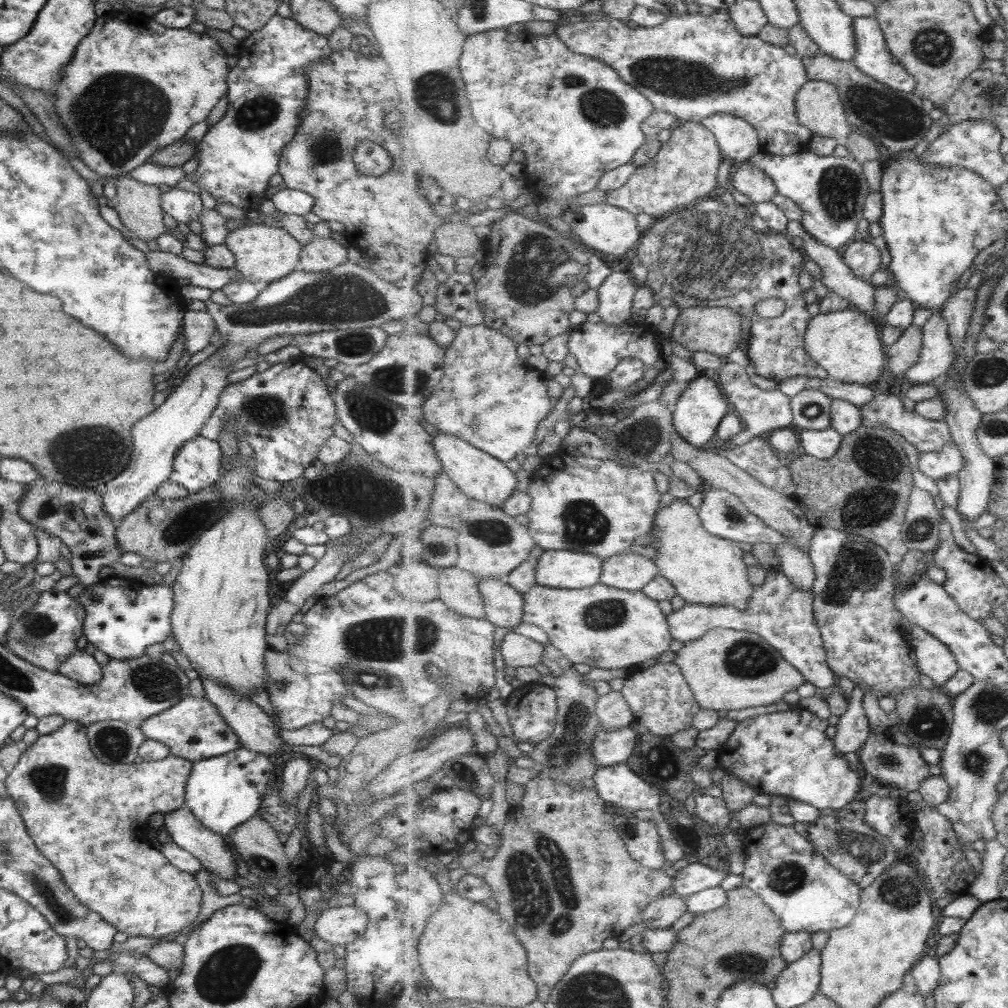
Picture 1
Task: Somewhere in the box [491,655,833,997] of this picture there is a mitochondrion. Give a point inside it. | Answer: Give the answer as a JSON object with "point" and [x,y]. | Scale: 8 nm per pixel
{"point":[543,896]}

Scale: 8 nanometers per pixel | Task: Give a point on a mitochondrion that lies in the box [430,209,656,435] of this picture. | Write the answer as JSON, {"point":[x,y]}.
{"point":[537,258]}

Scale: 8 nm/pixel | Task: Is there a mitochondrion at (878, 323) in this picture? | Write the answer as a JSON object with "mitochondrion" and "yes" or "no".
{"mitochondrion":"no"}

